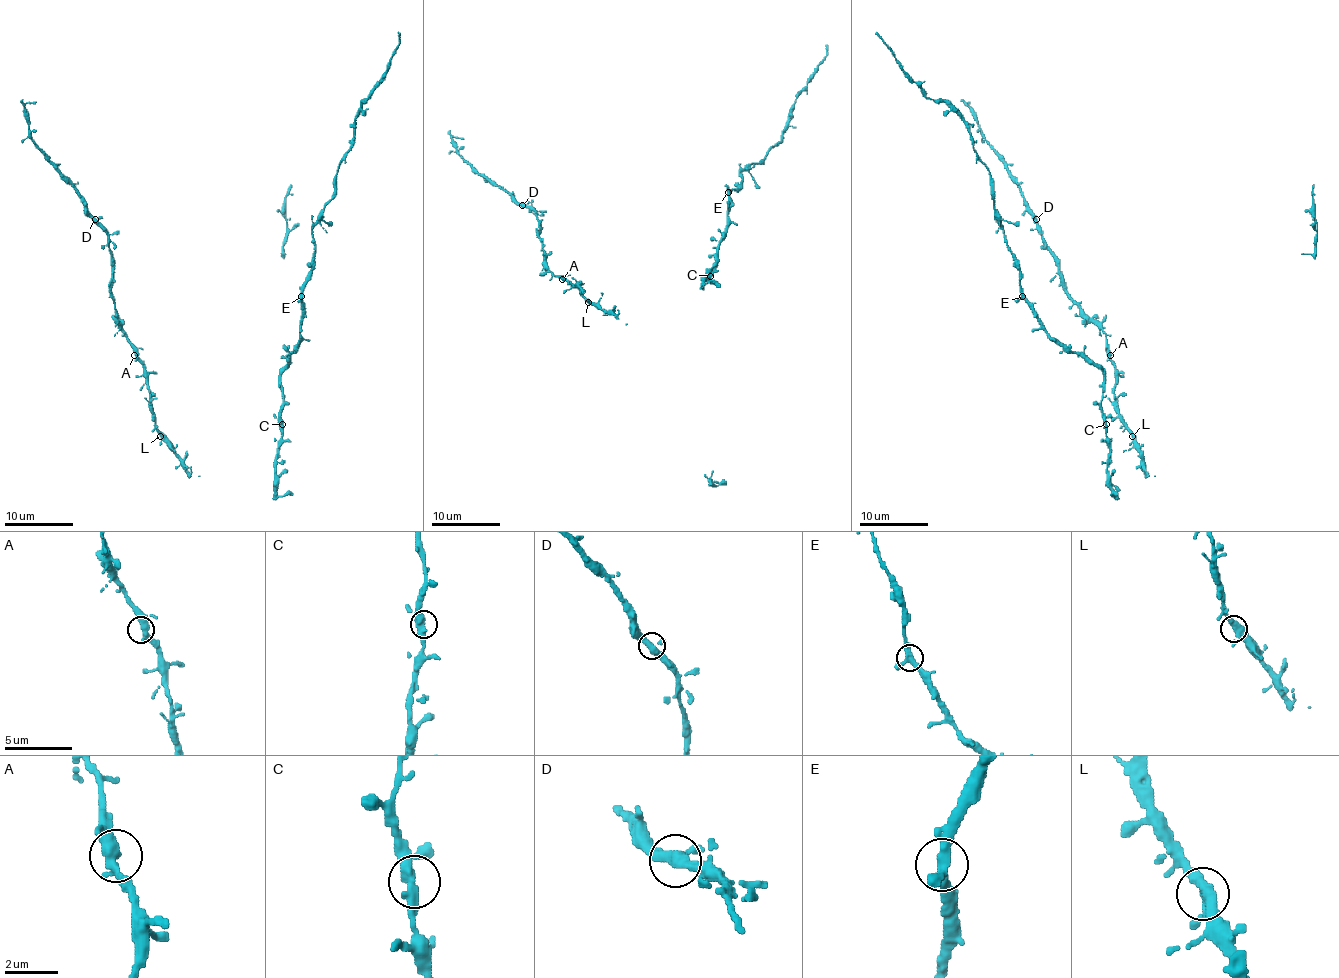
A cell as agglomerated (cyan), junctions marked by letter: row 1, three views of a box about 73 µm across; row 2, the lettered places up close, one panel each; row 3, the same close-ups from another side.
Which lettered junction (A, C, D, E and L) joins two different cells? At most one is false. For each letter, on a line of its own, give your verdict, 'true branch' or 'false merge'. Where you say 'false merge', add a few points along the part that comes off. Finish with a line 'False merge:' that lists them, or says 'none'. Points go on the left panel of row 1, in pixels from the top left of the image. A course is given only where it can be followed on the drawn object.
A: true branch
C: true branch
D: true branch
E: true branch
L: true branch
False merge: none

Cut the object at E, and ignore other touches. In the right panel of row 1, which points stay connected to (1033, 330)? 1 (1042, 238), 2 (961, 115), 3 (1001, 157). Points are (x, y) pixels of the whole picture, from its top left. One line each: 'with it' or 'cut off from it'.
1: with it
2: cut off from it
3: with it

